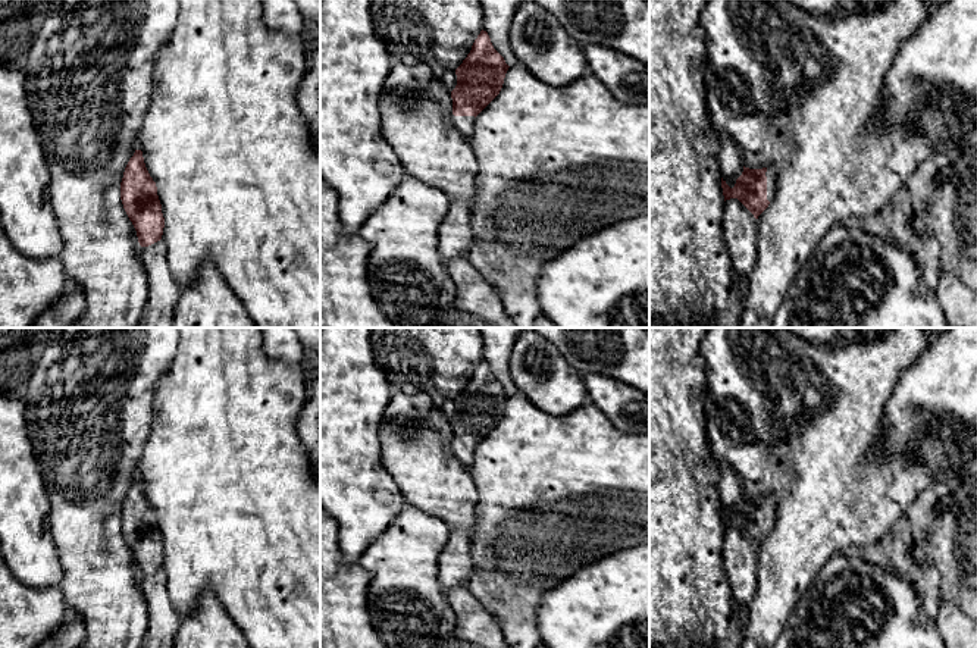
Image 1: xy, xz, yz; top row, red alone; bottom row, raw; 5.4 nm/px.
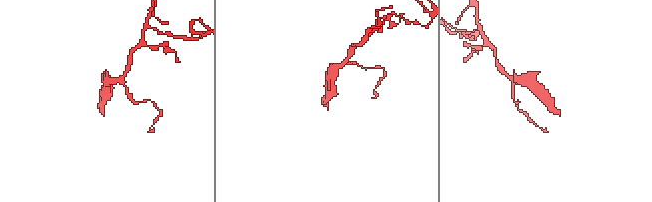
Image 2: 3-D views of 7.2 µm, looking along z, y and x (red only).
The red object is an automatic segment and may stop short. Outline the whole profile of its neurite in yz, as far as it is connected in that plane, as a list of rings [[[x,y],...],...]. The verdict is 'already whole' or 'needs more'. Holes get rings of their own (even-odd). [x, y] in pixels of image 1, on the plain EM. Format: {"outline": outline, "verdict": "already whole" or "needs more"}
{"outline": [[[743,495],[742,504],[730,517],[721,507],[721,517],[724,530],[738,528],[755,548],[768,536],[774,529],[777,520],[777,501],[773,495],[763,498],[749,498]]], "verdict": "needs more"}

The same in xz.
{"outline": [[[482,359],[470,382],[455,398],[457,414],[451,420],[451,453],[466,467],[473,464],[476,445],[500,423],[508,397]]], "verdict": "needs more"}

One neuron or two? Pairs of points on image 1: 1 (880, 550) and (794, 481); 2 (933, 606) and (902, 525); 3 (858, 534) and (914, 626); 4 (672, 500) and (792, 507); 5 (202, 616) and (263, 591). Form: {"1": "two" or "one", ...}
{"1": "two", "2": "one", "3": "two", "4": "two", "5": "two"}

